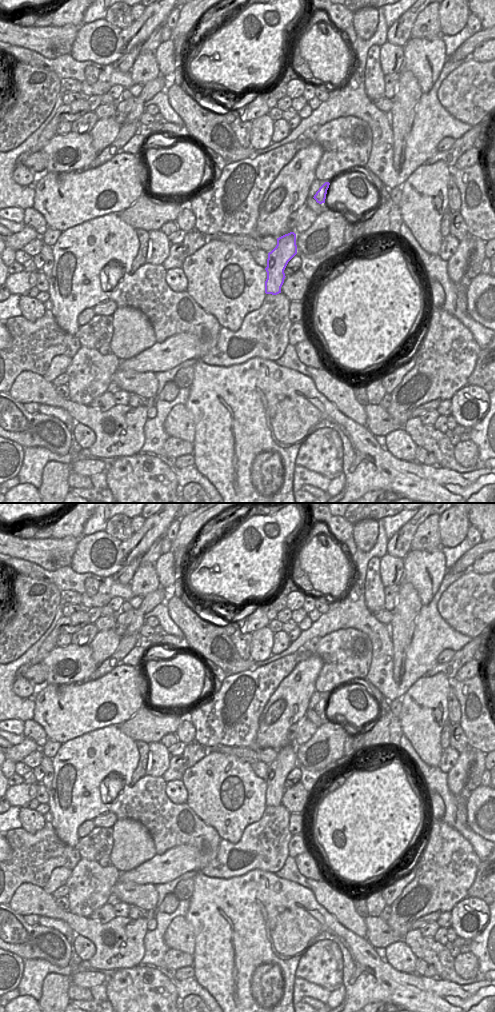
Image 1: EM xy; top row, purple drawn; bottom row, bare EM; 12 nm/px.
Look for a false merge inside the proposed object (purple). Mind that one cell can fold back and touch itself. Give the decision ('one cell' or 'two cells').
one cell

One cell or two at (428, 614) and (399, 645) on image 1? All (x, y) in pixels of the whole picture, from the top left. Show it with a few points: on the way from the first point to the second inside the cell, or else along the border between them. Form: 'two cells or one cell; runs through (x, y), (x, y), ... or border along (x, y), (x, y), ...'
two cells; border along (421, 607), (416, 618), (411, 642), (406, 651)

